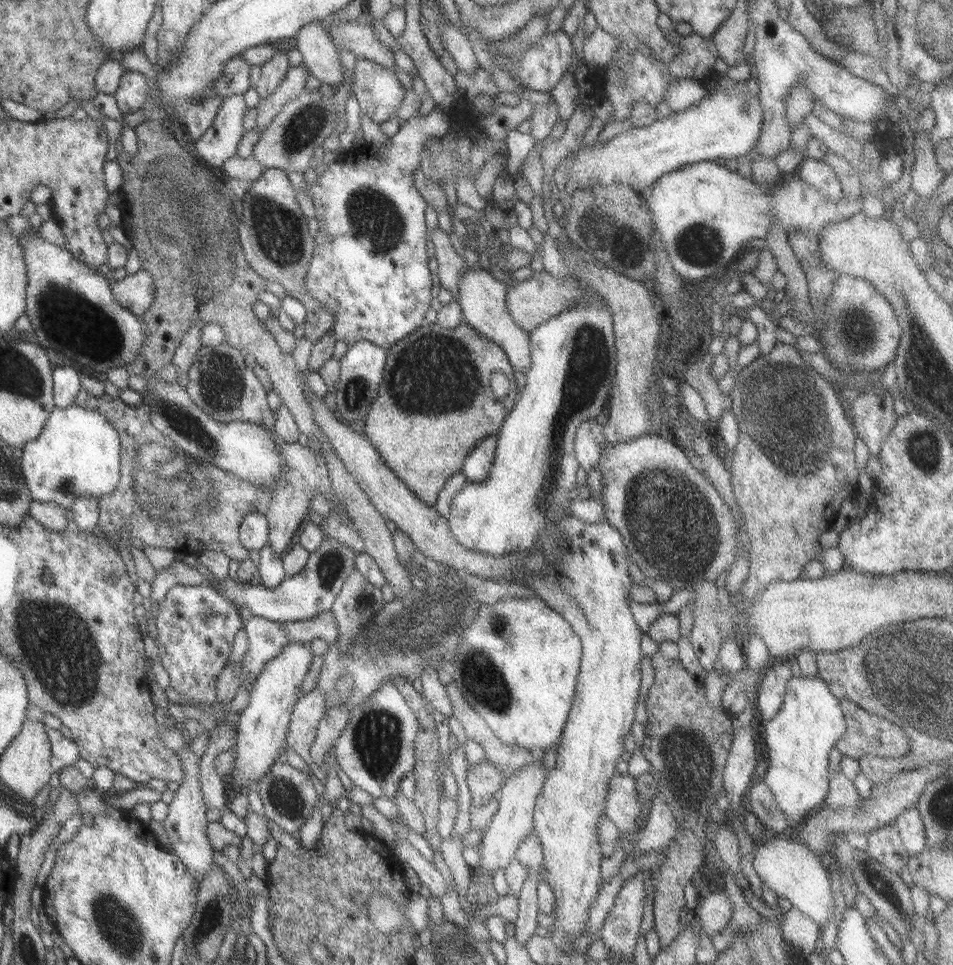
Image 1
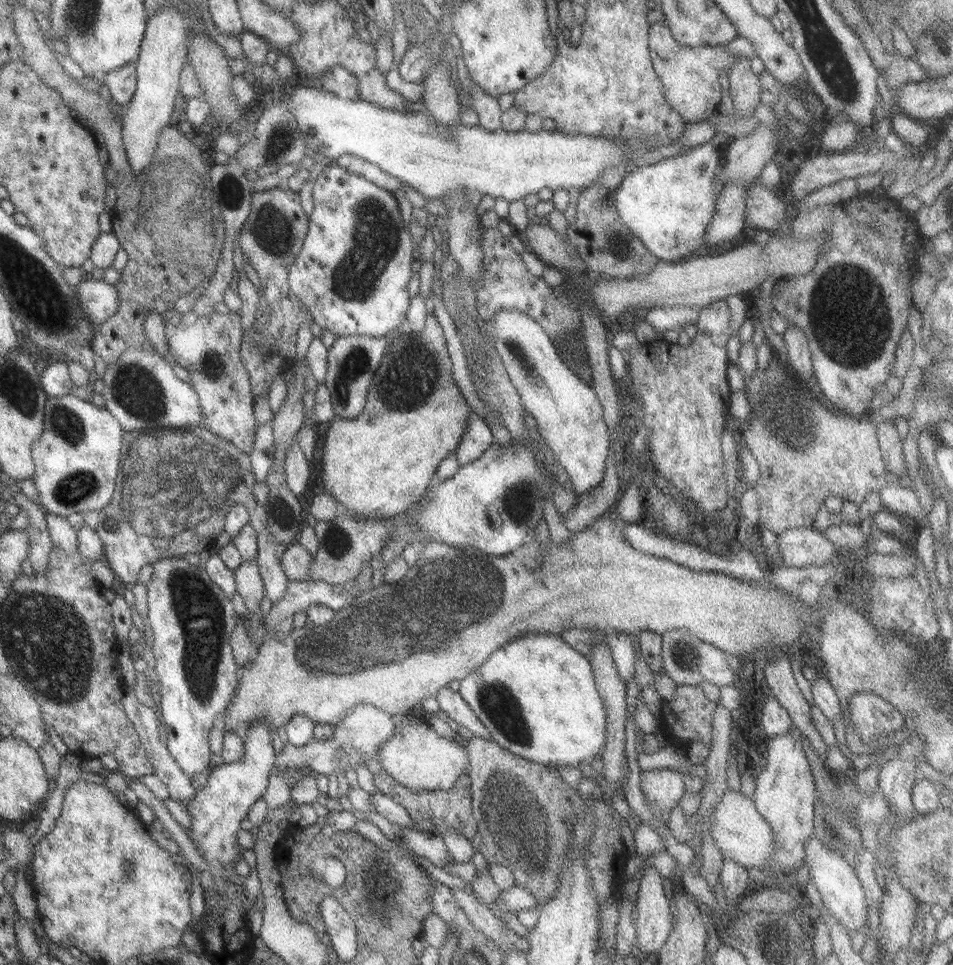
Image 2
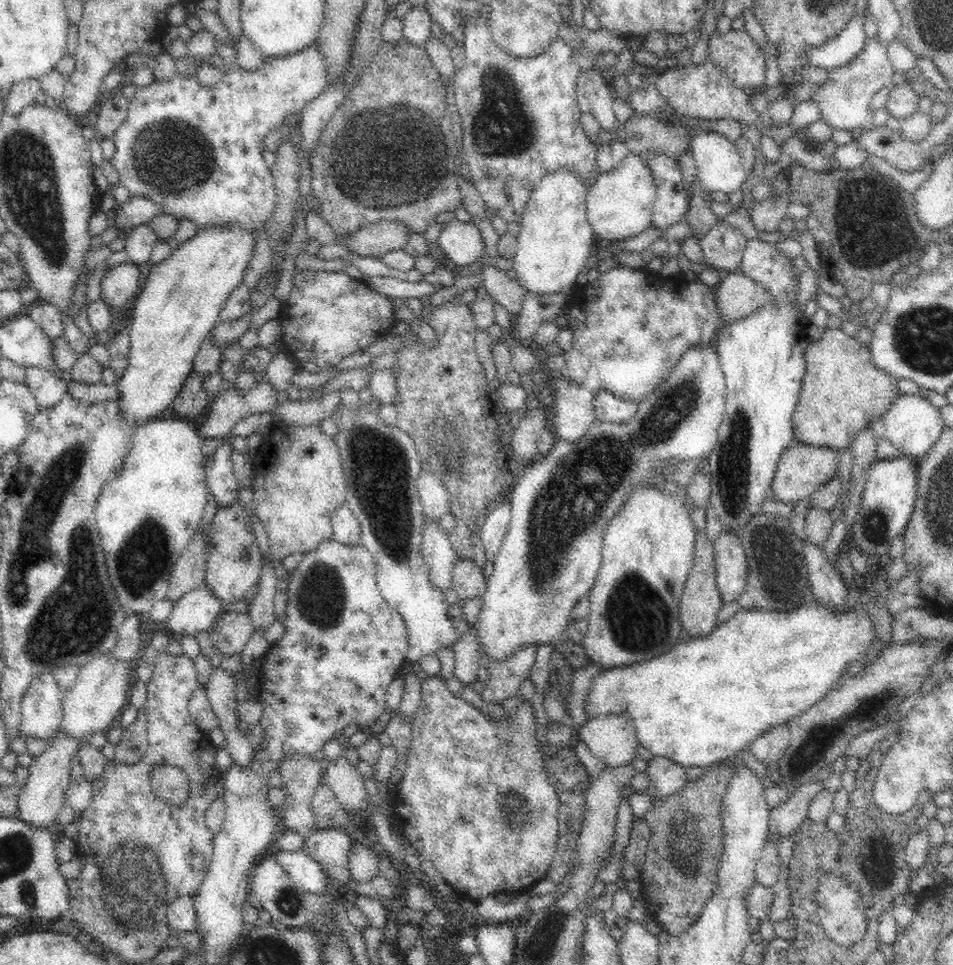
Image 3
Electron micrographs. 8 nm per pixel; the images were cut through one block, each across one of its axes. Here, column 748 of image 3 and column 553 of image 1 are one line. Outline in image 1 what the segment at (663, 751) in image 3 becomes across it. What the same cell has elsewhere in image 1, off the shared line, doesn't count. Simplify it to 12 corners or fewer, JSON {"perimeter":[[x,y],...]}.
{"perimeter":[[535,595],[479,606],[453,682],[503,744],[560,739],[579,637]]}

